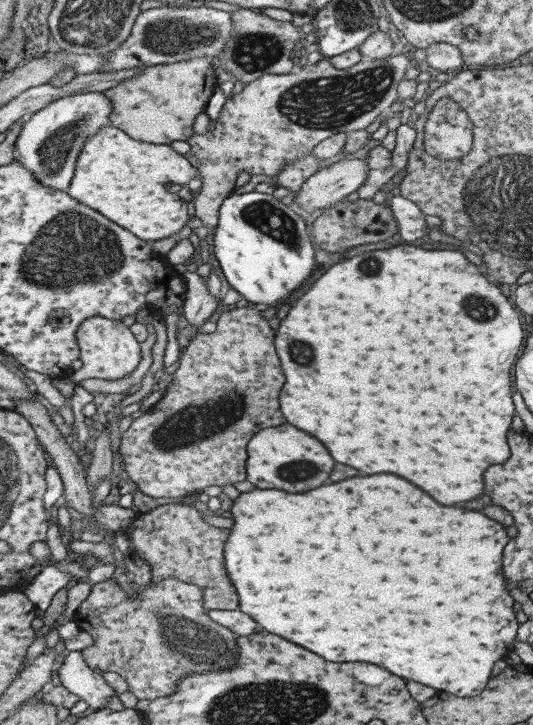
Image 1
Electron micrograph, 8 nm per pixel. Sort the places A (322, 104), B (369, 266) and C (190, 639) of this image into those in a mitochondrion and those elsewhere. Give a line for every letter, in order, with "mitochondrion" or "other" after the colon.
A: mitochondrion
B: mitochondrion
C: mitochondrion

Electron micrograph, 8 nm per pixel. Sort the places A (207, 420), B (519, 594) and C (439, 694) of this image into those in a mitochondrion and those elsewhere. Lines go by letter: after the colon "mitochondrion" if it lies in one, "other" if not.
A: mitochondrion
B: other
C: other

